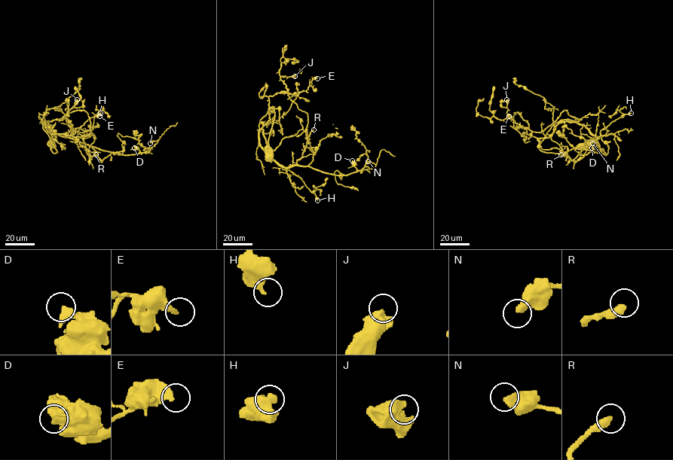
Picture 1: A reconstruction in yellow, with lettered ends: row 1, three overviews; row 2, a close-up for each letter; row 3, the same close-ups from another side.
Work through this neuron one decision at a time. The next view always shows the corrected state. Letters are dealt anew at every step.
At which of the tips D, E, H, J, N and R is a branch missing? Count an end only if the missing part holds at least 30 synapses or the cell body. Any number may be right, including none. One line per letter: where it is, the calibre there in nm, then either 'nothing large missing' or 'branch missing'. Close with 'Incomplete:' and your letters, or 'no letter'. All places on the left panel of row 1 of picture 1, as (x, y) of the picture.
D: (134, 147) | 320 nm | nothing large missing
E: (99, 116) | 400 nm | nothing large missing
H: (100, 113) | 360 nm | nothing large missing
J: (77, 99) | 550 nm | nothing large missing
N: (150, 143) | 500 nm | nothing large missing
R: (96, 154) | 380 nm | branch missing
Incomplete: R

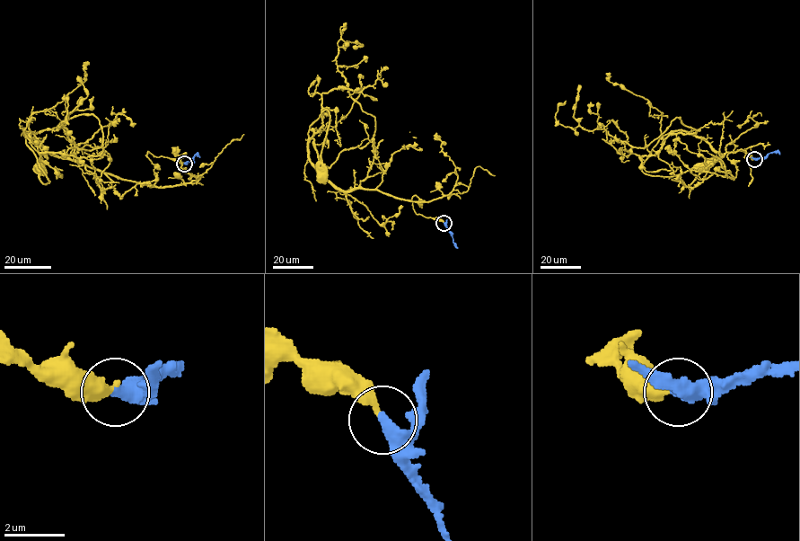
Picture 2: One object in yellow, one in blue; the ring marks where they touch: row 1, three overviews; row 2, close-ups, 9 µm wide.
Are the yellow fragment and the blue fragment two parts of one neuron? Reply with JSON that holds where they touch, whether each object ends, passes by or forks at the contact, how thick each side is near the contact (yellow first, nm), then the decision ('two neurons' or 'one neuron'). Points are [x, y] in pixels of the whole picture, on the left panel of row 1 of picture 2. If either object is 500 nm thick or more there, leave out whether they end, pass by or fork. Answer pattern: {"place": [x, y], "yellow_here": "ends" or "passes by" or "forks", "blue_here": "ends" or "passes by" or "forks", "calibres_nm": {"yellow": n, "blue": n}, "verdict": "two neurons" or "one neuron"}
{"place": [184, 164], "yellow_here": "ends", "blue_here": "ends", "calibres_nm": {"yellow": 240, "blue": 480}, "verdict": "two neurons"}

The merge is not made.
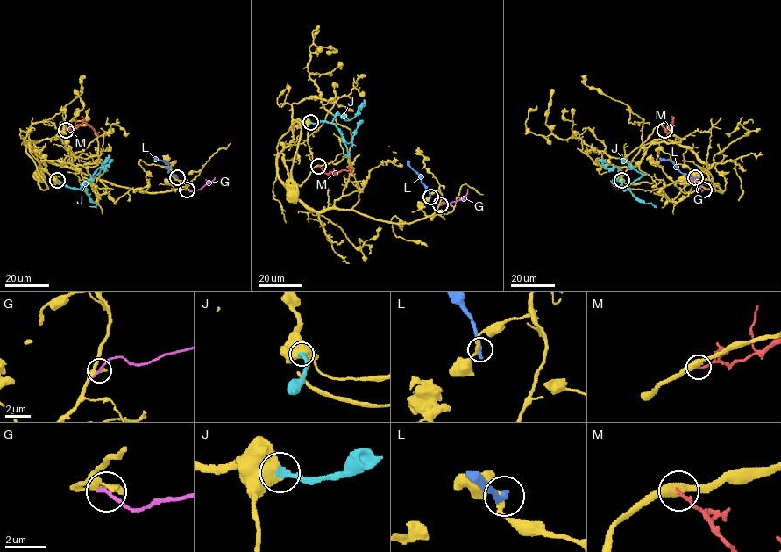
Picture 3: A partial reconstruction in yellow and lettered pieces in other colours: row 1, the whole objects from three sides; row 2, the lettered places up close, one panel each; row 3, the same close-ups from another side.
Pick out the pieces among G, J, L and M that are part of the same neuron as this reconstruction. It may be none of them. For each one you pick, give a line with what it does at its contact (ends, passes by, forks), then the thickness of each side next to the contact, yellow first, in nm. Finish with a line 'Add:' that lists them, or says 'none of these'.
J: it ends there; 700 nm thick on the yellow side, 340 nm on the other
Add: J

